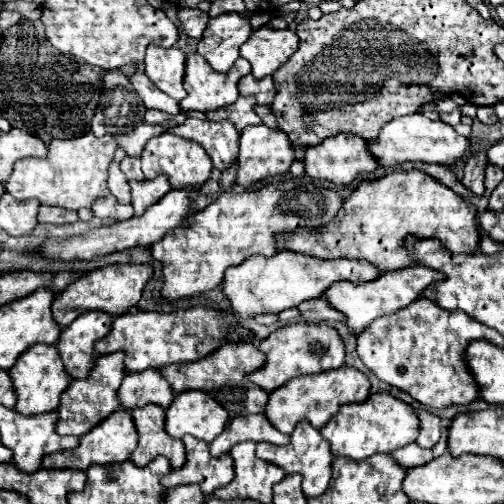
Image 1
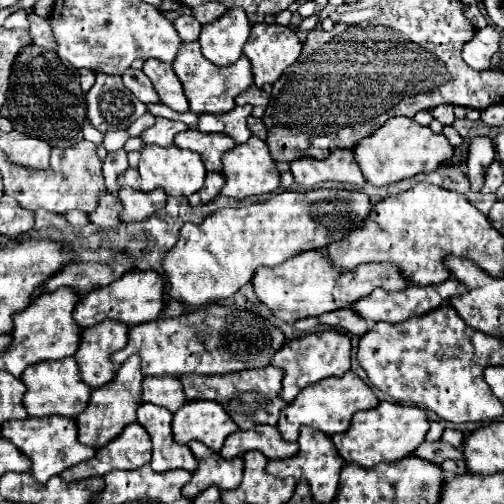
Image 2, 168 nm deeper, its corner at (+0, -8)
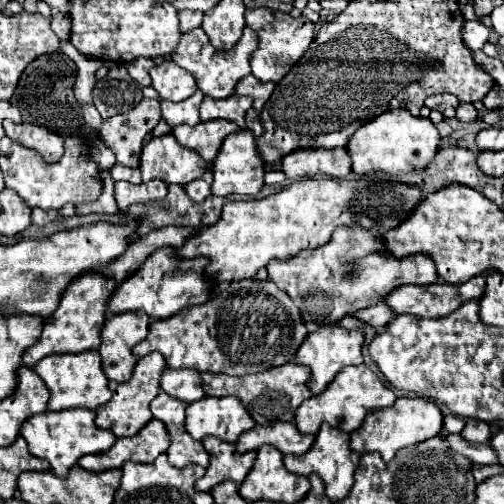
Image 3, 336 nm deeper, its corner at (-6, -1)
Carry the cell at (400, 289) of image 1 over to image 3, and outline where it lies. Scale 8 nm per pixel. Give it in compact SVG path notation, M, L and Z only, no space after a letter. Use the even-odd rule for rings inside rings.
M474 277L462 285L402 285L394 289L384 301L392 311L416 315L416 317L448 317L470 299L480 299L486 289L486 277Z

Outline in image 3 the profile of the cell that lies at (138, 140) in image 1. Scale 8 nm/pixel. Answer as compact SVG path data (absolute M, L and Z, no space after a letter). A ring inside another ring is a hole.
M198 89L190 99L182 101L182 103L162 101L162 117L164 117L166 123L172 125L172 127L174 127L174 125L180 125L180 123L198 125L198 123L200 123L198 109L200 109L202 97L204 97L204 93Z

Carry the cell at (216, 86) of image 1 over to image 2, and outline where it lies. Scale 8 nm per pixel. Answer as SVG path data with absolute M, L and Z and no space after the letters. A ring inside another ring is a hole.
M198 42L182 44L172 66L174 66L176 76L184 84L184 94L190 102L190 112L194 112L198 116L200 114L222 114L222 112L232 110L236 106L234 98L242 90L248 90L250 84L254 82L252 72L250 72L250 62L246 56L240 56L240 60L228 68L218 68L218 66L210 64L208 60L204 60Z

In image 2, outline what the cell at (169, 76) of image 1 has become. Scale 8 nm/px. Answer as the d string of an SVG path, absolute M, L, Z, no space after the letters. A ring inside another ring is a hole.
M146 60L142 70L152 80L162 104L170 106L176 112L188 110L188 100L184 98L182 84L180 84L180 80L174 74L174 68L170 64L160 62L160 60Z

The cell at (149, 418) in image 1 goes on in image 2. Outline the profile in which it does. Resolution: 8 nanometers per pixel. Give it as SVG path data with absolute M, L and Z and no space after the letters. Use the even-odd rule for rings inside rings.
M142 404L138 408L138 424L142 424L152 438L150 466L154 472L164 472L174 468L184 468L188 472L194 472L198 462L188 446L176 444L172 440L170 422L172 422L172 414L160 406Z

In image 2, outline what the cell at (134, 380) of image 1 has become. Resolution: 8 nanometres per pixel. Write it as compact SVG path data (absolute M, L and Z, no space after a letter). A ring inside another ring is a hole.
M146 376L142 382L142 402L150 402L170 412L176 412L186 396L182 392L182 384L174 376Z

